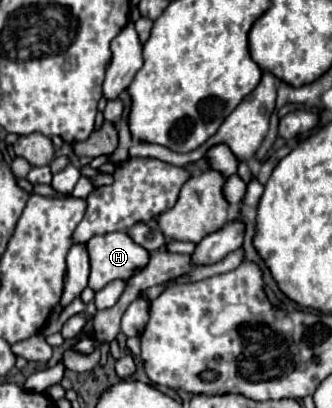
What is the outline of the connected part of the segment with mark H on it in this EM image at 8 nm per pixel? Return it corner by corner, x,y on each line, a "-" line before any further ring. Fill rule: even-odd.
126,232
94,236
88,244
90,278
88,286
98,292
112,280
130,280
148,264
148,250
136,244

